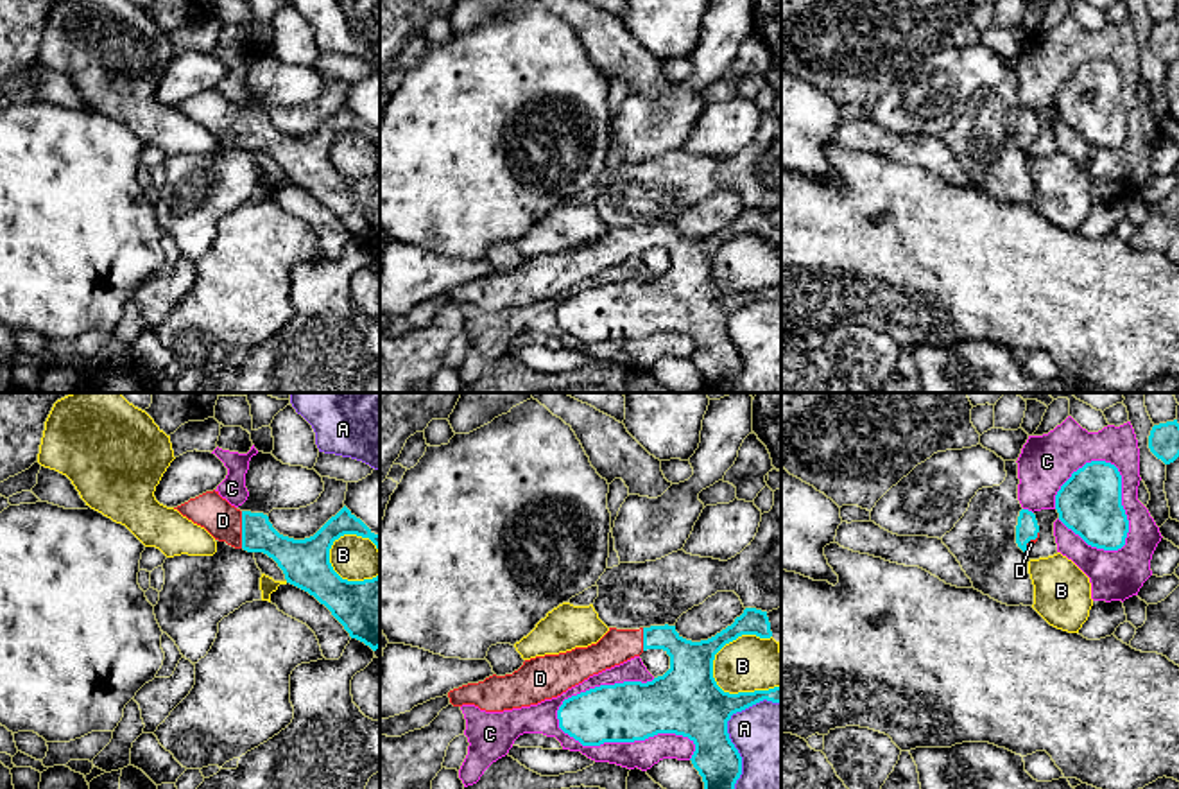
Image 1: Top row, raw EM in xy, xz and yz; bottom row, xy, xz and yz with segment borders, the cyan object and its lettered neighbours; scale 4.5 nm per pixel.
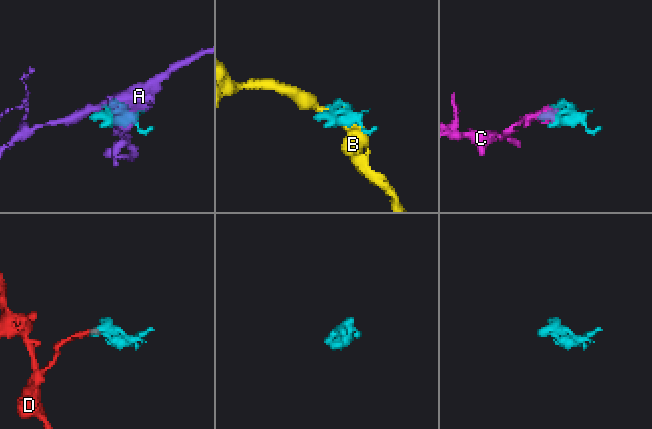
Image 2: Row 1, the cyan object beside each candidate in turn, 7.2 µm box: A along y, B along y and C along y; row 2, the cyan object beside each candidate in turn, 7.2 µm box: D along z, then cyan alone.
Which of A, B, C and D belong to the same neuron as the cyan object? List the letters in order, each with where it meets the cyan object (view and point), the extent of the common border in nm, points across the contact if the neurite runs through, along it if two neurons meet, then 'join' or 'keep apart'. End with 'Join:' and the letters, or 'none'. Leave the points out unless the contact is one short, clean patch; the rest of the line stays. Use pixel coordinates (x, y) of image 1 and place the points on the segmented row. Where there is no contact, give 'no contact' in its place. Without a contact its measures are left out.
A: meets cyan in xz at (726, 728); contact 440 nm long; keep apart
B: meets cyan in xz at (724, 644); contact 340 nm long; keep apart
C: meets cyan in xz at (622, 741); contact 650 nm long; keep apart
D: meets cyan in xy at (242, 529); contact 170 nm long; join
Join: D

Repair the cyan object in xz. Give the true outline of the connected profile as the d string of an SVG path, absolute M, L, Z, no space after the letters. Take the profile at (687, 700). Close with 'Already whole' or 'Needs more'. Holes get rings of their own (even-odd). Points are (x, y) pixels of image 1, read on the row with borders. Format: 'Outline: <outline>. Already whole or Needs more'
Outline: M745 608L731 626L715 637L701 642L683 638L676 626L650 626L640 629L609 631L588 647L575 647L559 655L545 655L525 660L512 674L489 676L478 683L468 683L448 692L453 707L475 705L486 712L503 712L521 707L538 705L566 692L593 674L620 665L647 649L663 649L670 656L670 669L652 681L624 681L600 685L572 696L557 710L559 728L579 741L582 746L600 746L604 742L634 742L645 741L658 733L676 733L688 737L695 744L692 764L704 782L704 789L735 789L742 775L742 757L727 733L727 721L733 714L742 712L763 699L781 703L781 685L769 690L754 692L724 692L713 678L715 655L729 642L742 635L770 638L770 622L767 611Z. Needs more

